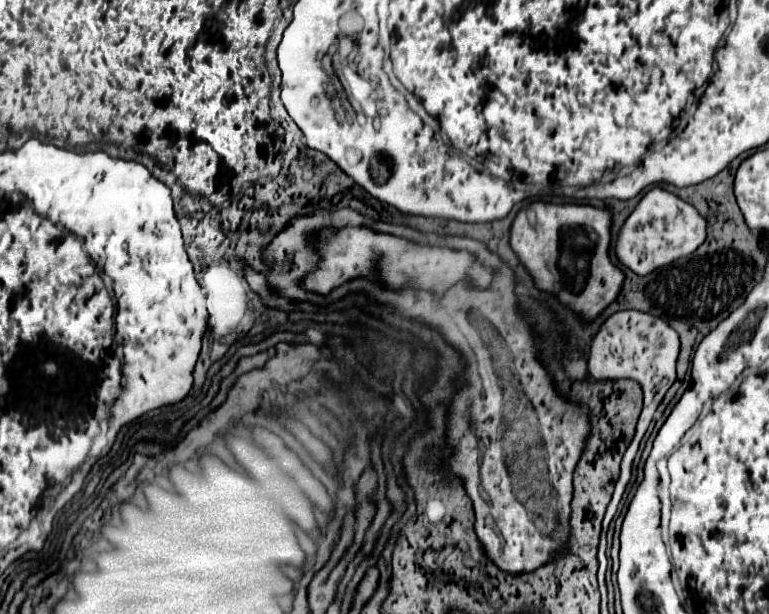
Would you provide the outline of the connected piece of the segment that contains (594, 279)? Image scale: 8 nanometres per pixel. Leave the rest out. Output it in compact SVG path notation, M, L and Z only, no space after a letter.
M531 203L511 227L511 247L543 291L551 291L585 319L595 319L621 291L623 273L609 261L611 213L591 205Z

